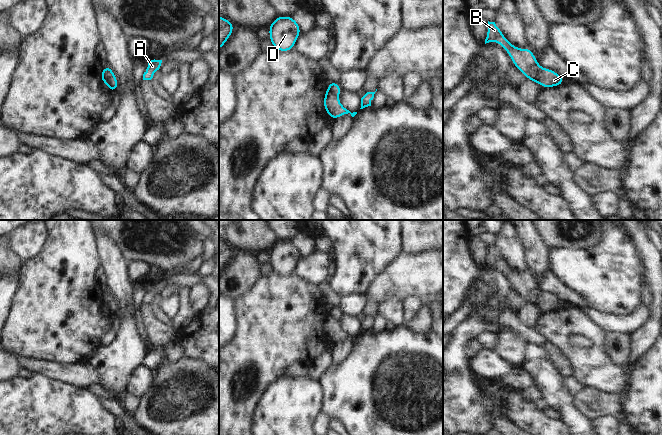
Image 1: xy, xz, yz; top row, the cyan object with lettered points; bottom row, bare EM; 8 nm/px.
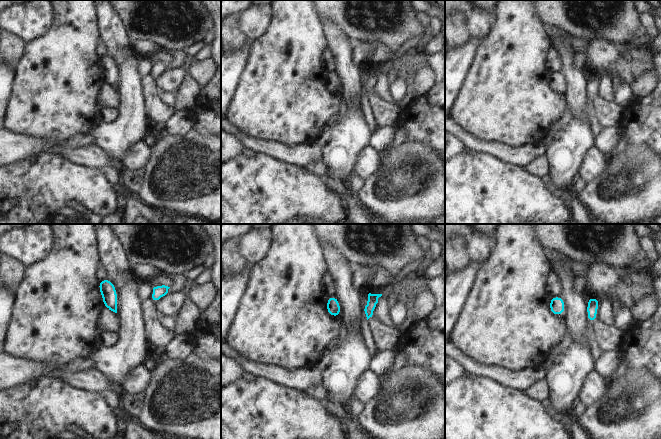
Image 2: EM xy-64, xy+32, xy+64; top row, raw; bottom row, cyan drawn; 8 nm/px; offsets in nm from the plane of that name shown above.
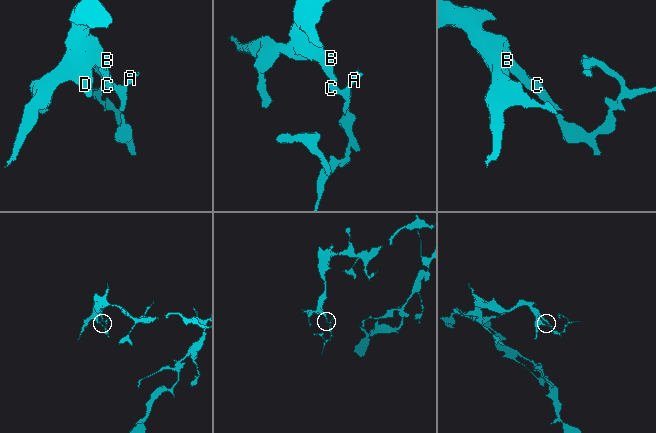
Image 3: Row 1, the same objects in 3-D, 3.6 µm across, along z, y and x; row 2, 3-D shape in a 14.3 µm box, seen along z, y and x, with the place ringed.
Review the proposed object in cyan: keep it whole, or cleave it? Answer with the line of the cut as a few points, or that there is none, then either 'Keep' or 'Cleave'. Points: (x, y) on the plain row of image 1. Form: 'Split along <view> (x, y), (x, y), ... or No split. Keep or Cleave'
Split along xy (103, 292), (107, 295), (108, 307). Cleave.

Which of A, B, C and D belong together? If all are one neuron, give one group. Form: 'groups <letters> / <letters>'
groups A C / B D

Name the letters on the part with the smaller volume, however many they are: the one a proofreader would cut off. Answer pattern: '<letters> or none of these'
A, C

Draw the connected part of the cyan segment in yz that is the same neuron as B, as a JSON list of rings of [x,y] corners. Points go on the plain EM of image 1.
[[[488,245],[485,268],[489,266],[497,266],[501,269],[509,278],[514,290],[520,294],[528,304],[539,307],[539,294],[541,291],[530,272],[520,273],[512,269],[508,263],[505,262],[495,246]]]

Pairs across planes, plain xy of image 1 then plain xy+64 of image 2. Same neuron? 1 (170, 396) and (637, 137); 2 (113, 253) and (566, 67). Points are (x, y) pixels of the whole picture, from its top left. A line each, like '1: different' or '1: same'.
1: different
2: same

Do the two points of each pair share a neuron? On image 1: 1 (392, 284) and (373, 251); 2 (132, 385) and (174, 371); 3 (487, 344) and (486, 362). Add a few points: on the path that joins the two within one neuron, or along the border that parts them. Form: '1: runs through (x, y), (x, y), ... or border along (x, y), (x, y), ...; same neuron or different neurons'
1: border along (400, 252), (368, 286); different neurons
2: border along (152, 372), (150, 386), (140, 397); different neurons
3: border along (483, 349), (491, 349), (493, 351); different neurons

